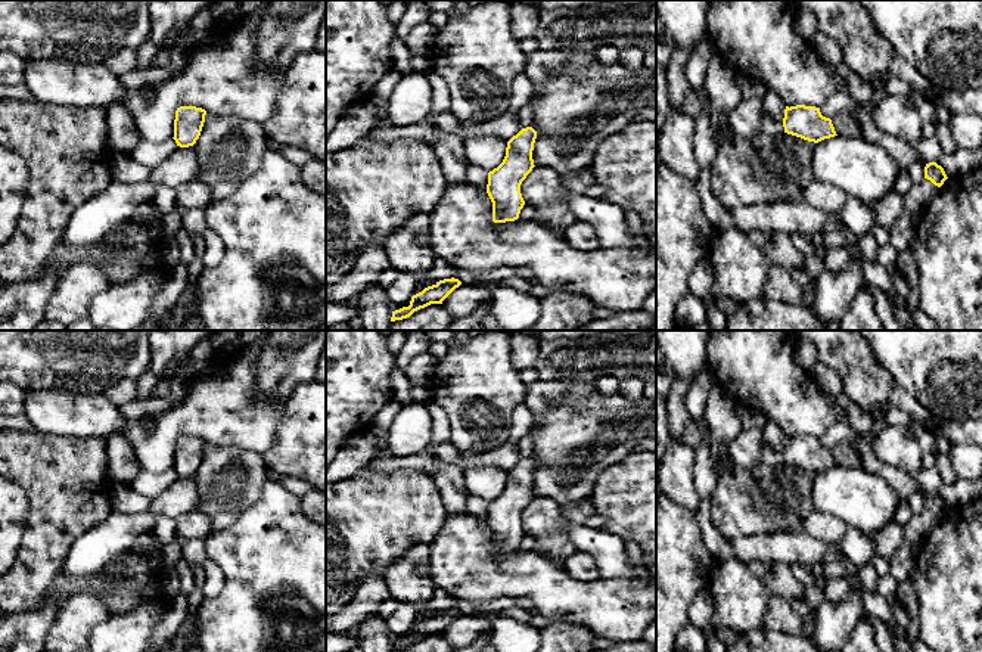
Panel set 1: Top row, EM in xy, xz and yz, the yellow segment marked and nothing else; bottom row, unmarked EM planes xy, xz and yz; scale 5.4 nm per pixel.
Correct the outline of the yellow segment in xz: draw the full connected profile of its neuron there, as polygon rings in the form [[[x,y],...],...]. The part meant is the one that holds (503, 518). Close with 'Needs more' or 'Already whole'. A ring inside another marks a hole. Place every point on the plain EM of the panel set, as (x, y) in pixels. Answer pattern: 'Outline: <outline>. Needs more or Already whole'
Outline: [[[532,457],[522,459],[507,472],[503,493],[488,503],[487,524],[492,533],[492,552],[506,553],[519,549],[525,531],[520,515],[532,502],[532,481],[537,462]]]. Already whole

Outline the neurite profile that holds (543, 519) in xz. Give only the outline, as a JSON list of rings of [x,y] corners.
[[[534,497],[520,515],[526,535],[535,538],[535,552],[551,561],[562,562],[575,552],[568,535],[568,519],[560,504],[547,497]]]

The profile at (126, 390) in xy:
[[[119,379],[116,384],[111,385],[102,392],[112,403],[121,406],[124,403],[130,403],[137,397],[137,385],[133,379]]]

